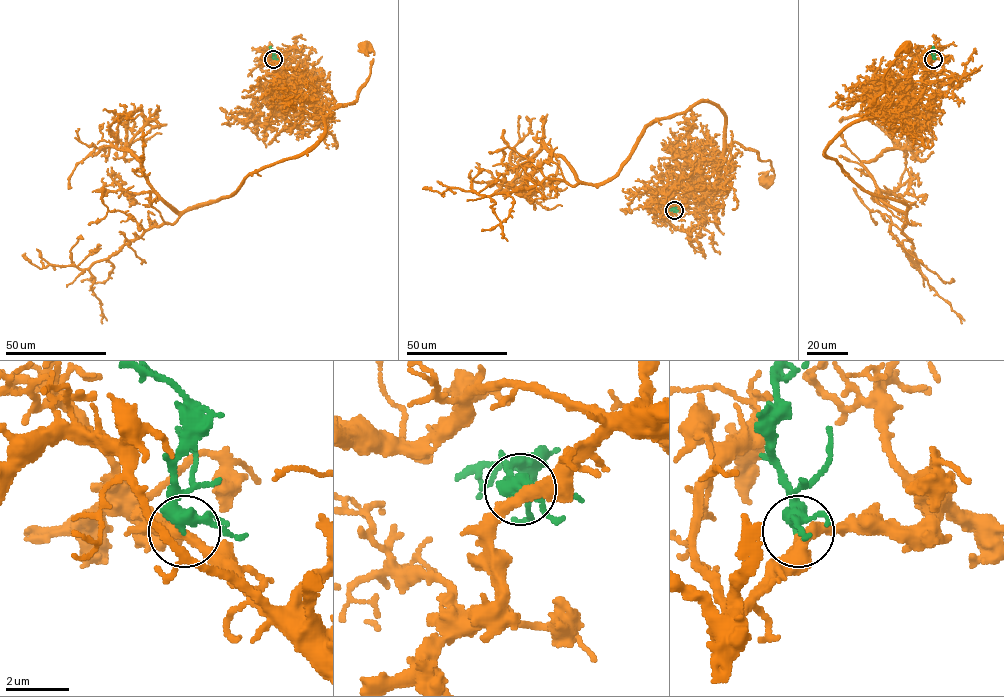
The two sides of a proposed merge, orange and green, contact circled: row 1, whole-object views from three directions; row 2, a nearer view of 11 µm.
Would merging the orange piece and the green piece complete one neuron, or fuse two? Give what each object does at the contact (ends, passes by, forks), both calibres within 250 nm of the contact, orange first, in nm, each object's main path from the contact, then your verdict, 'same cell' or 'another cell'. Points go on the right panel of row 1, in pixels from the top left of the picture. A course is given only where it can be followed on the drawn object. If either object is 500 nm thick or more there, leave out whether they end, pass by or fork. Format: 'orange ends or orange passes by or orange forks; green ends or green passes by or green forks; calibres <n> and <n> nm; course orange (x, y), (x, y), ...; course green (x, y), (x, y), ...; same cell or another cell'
orange passes by; green forks; calibres 340 and 320 nm; course orange (934, 59), (925, 88), (913, 102), (870, 113), (866, 108), (884, 89), (885, 71), (905, 47); course green (933, 59), (934, 47); same cell

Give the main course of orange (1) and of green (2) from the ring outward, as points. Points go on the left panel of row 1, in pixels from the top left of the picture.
1: (273, 59), (296, 80), (305, 98), (320, 112), (328, 113), (357, 99), (373, 59), (374, 52), (367, 47)
2: (273, 59), (273, 50), (269, 47)

